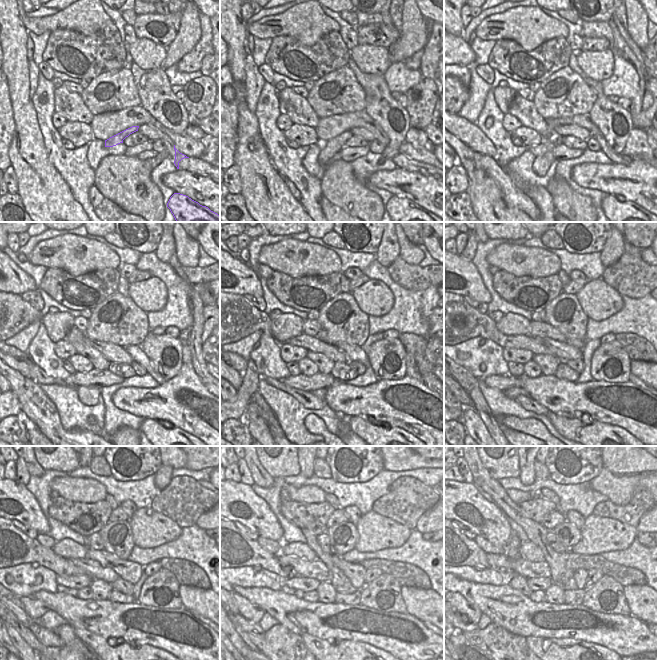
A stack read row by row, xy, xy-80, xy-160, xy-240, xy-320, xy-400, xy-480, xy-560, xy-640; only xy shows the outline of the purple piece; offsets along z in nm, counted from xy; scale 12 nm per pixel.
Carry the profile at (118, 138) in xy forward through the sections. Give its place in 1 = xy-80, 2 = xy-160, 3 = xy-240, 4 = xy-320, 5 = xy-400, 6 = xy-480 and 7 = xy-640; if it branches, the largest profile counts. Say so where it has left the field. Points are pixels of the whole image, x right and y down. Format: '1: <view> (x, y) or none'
1: xy-80 (330, 148)
2: xy-160 (541, 164)
3: xy-240 (88, 396)
4: xy-320 (310, 400)
5: xy-400 (563, 425)
6: xy-480 (99, 646)
7: xy-640 (546, 649)

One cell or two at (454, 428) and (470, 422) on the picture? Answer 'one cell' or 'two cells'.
two cells

